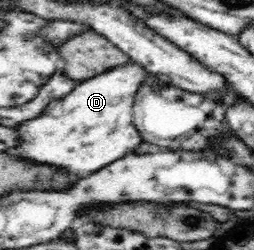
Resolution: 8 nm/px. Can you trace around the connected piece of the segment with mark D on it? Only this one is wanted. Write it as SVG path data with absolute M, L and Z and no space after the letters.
M133 62L122 67L106 70L78 87L64 99L52 101L42 117L31 119L18 126L22 143L16 147L16 155L48 163L66 169L68 173L94 173L104 165L120 159L132 151L143 139L133 122L133 105L141 85L152 84L154 88L170 86Z

